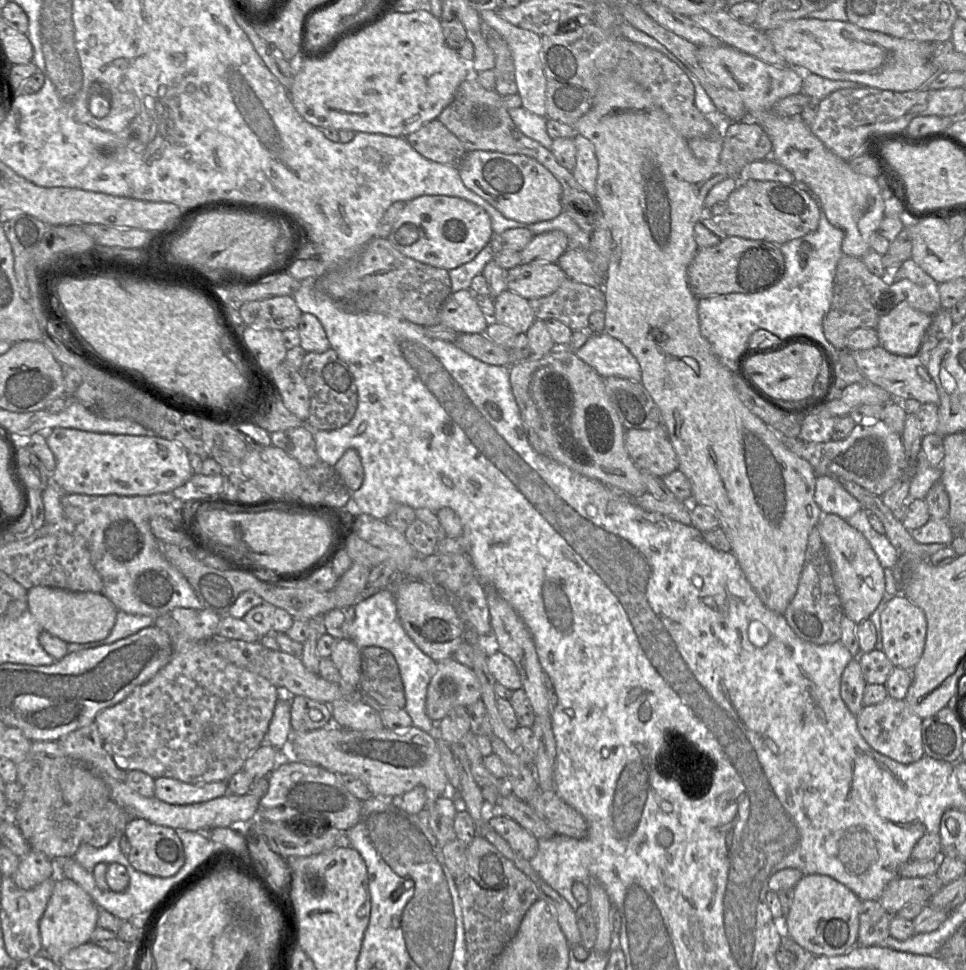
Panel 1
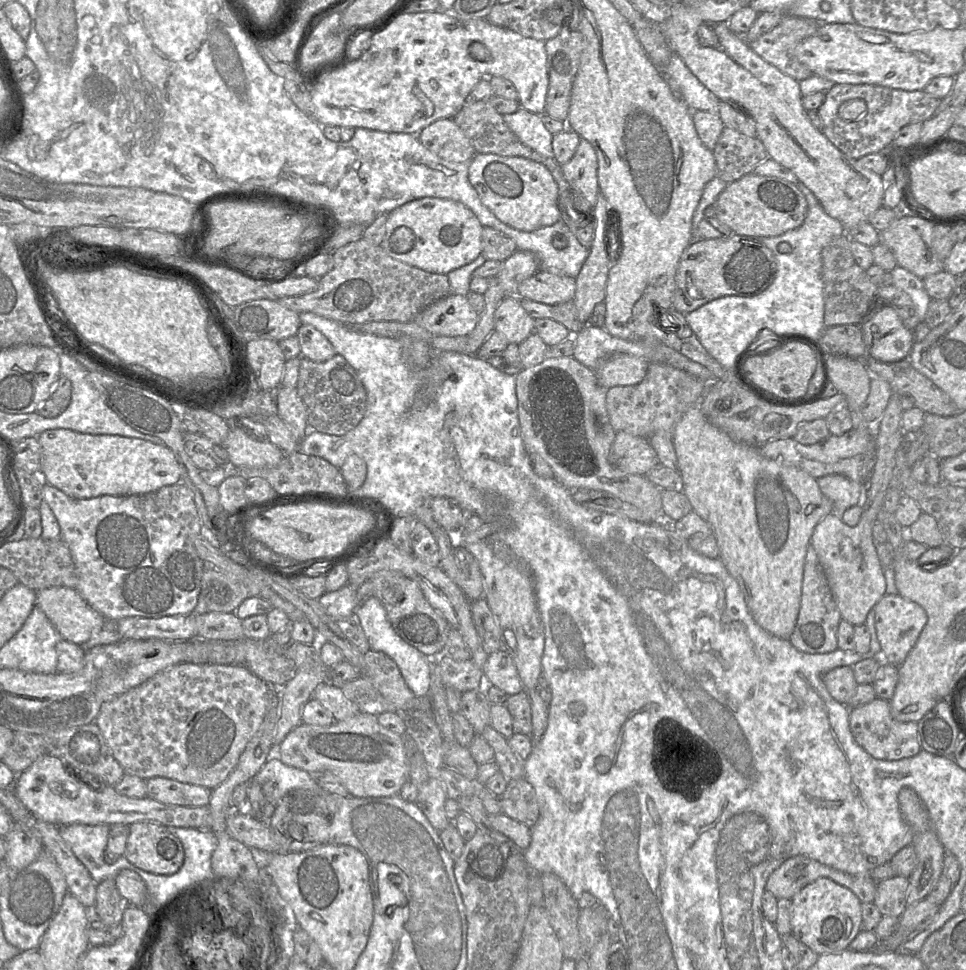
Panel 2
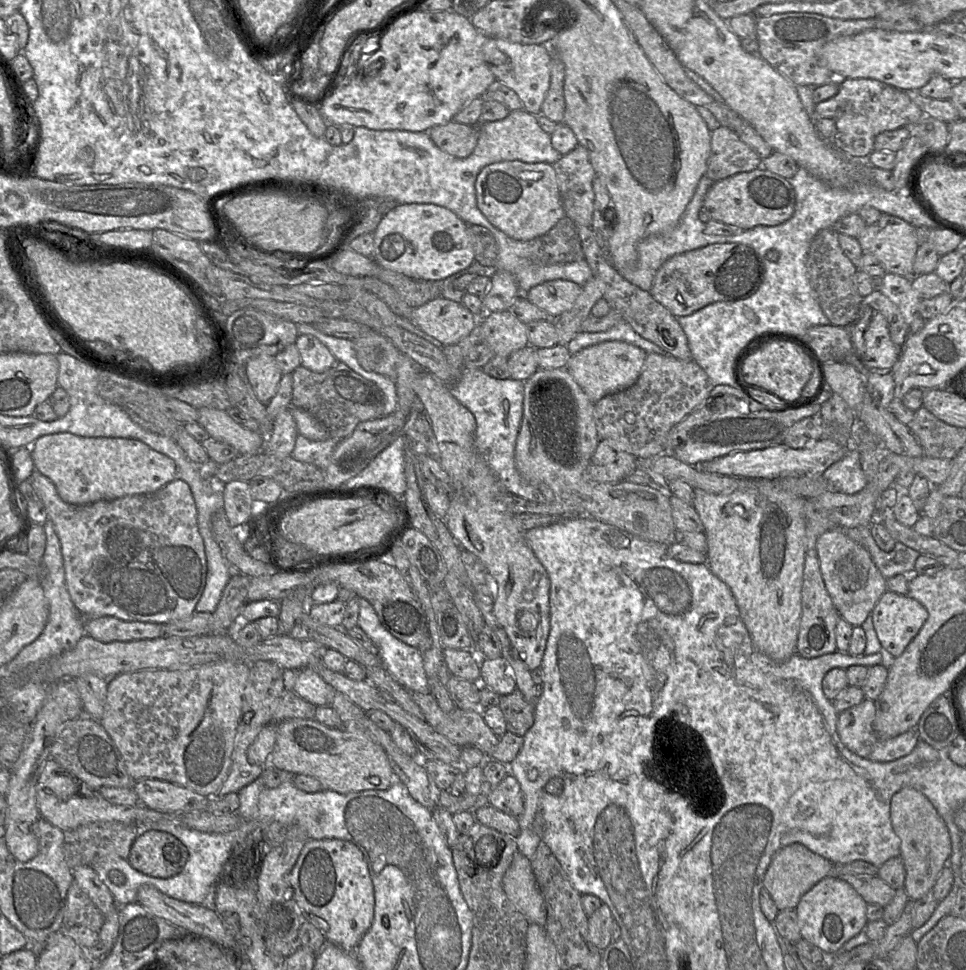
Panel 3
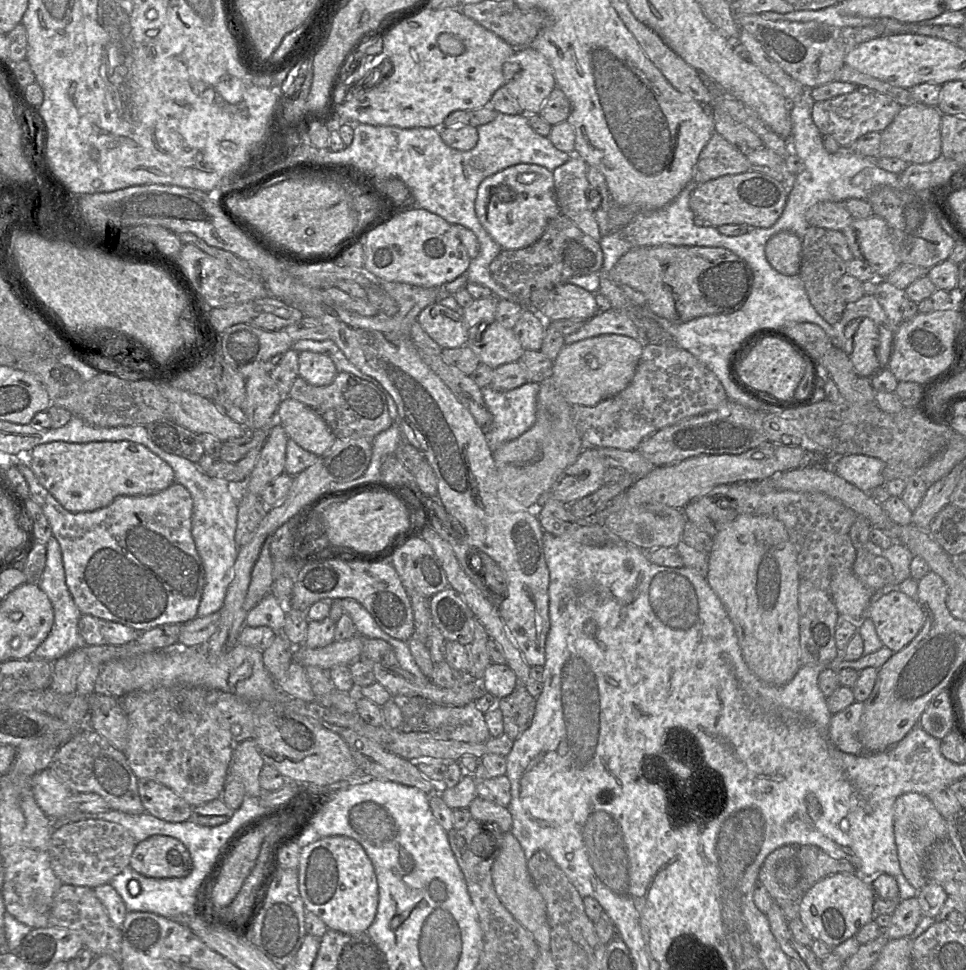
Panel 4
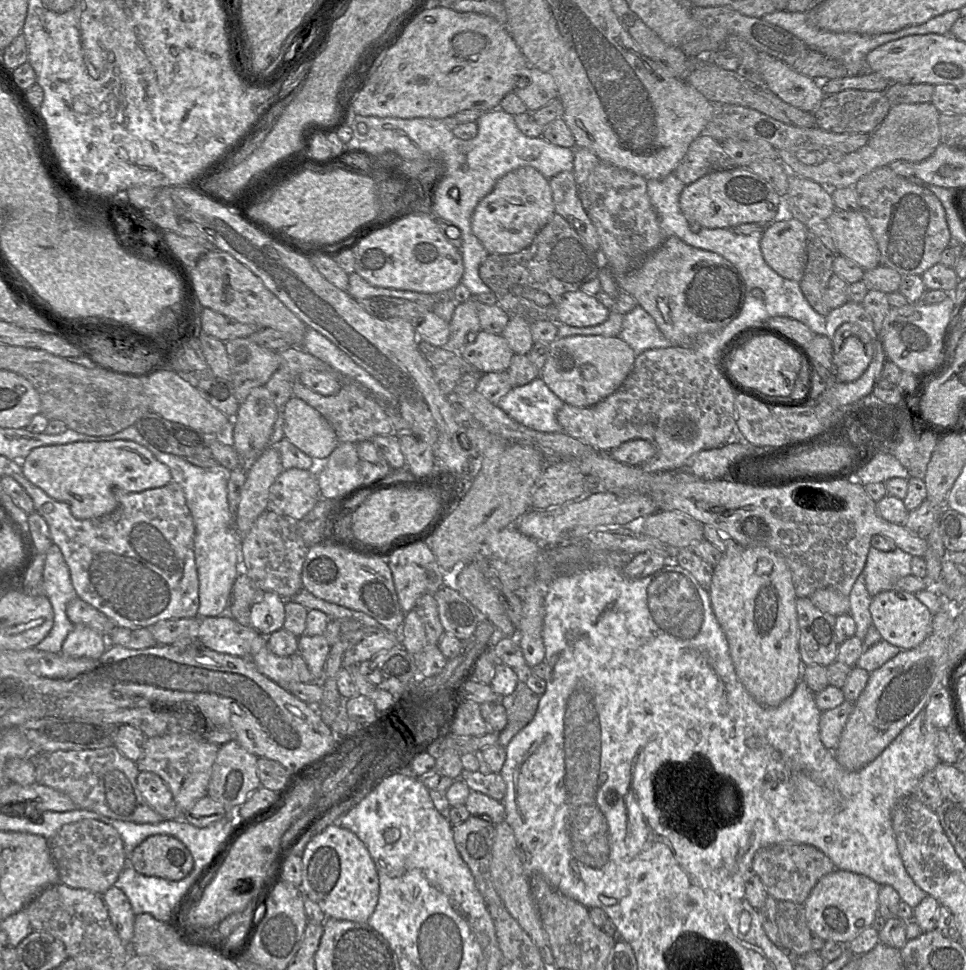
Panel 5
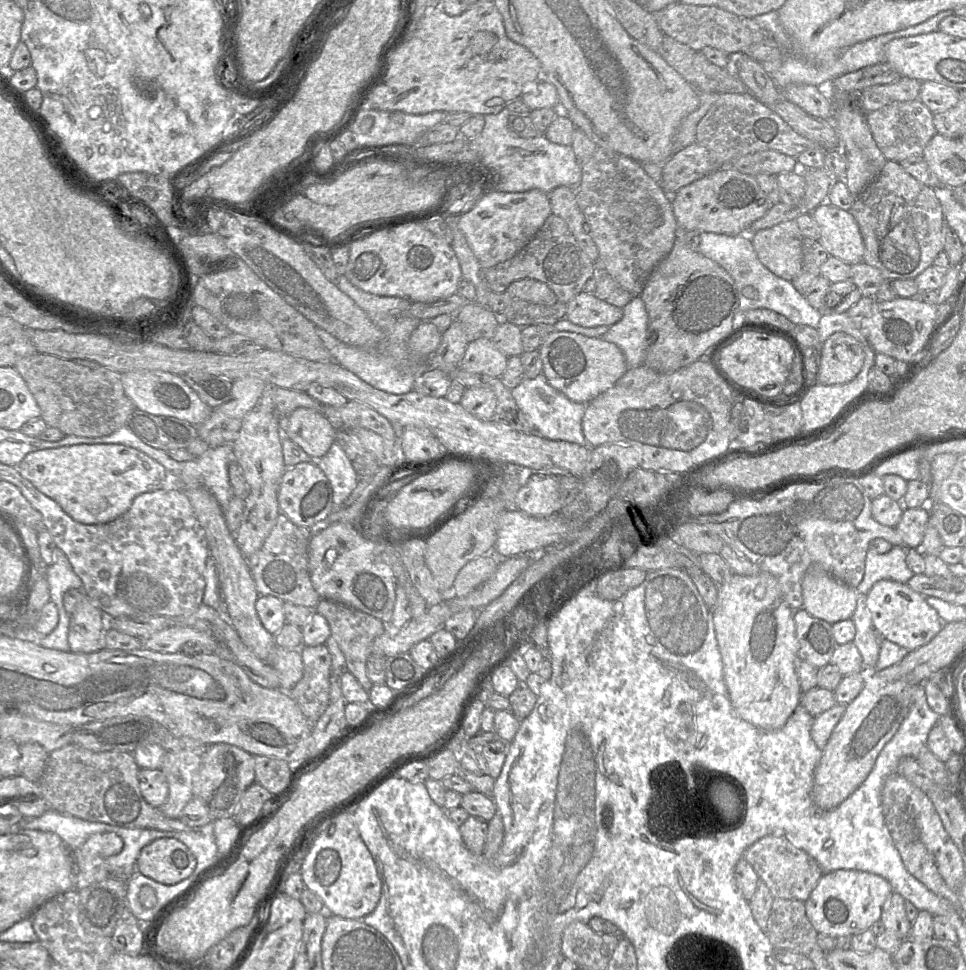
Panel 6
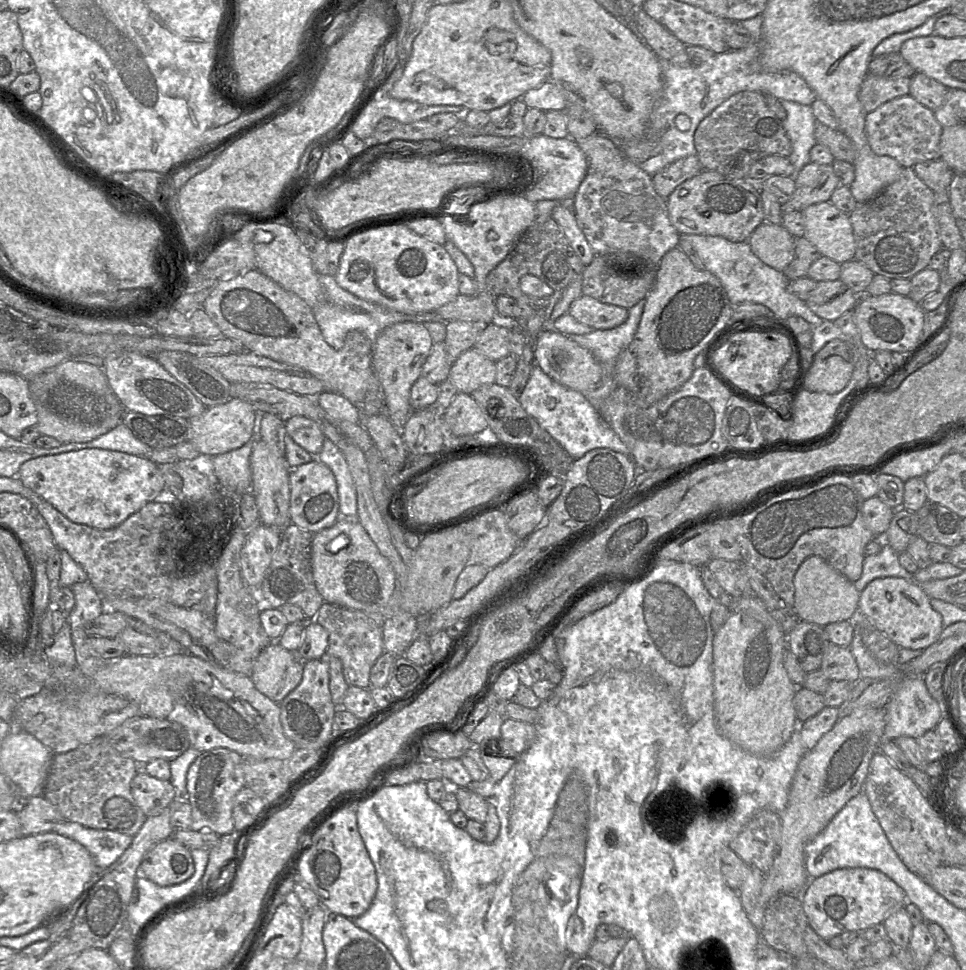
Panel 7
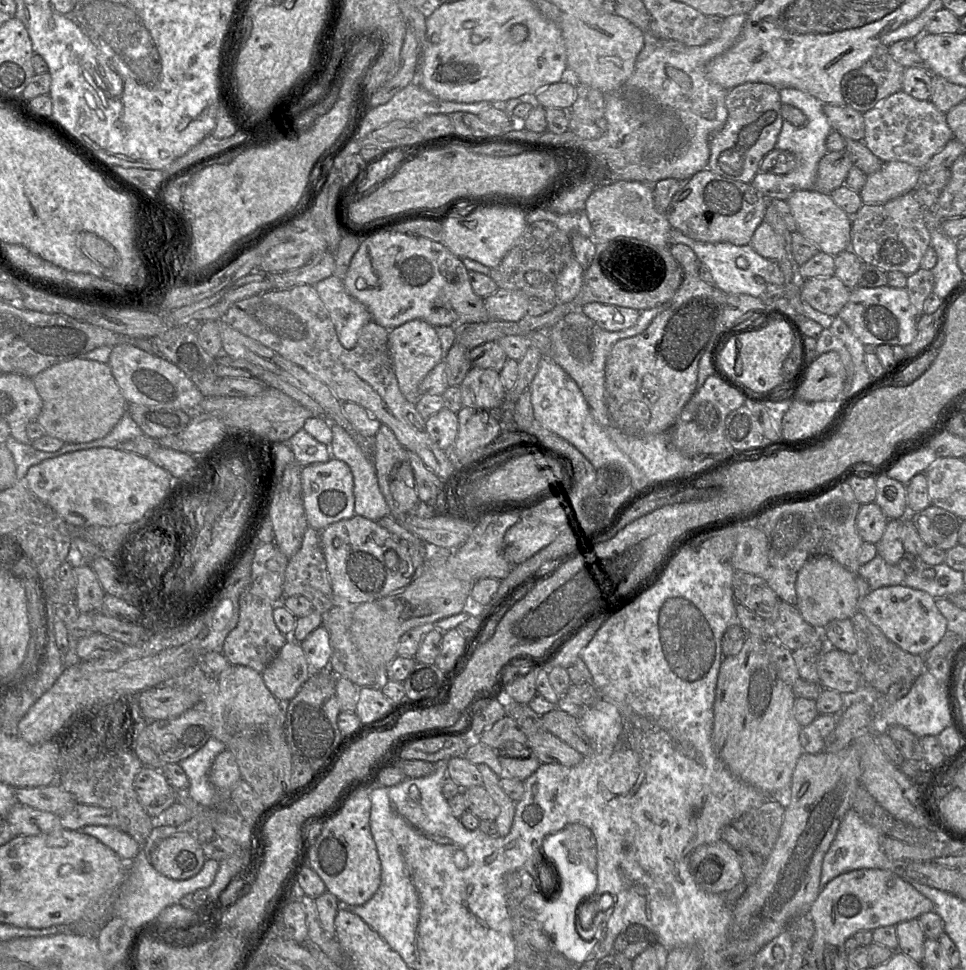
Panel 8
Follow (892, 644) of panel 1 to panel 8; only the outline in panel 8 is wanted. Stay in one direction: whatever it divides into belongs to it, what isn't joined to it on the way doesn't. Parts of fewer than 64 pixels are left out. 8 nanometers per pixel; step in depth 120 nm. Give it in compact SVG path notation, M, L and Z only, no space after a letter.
M903 584L870 591L859 601L858 611L878 627L887 639L910 654L925 655L948 634L947 621L937 609L935 598L925 591Z

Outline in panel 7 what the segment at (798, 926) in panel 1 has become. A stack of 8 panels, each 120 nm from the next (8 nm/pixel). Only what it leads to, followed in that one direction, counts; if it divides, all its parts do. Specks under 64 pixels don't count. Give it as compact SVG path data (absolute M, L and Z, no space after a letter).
M871 868L836 869L811 879L802 891L801 899L809 925L827 942L846 931L863 932L883 923L907 902L901 887L884 873Z

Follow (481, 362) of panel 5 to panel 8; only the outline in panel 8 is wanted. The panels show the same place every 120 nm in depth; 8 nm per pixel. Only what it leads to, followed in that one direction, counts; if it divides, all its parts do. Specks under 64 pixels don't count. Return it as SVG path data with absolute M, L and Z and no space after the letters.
M471 367L458 388L462 407L472 409L497 412L505 397L499 373L493 369Z

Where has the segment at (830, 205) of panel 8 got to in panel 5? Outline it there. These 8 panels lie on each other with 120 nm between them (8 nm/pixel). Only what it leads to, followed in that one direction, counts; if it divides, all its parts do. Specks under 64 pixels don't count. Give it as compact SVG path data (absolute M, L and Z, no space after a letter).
M835 210L826 220L837 252L856 262L864 270L880 265L880 252L863 214Z

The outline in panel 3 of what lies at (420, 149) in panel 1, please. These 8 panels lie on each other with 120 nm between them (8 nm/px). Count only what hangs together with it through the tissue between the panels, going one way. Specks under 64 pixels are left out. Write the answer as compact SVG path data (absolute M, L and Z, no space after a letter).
M450 121L432 127L428 134L434 144L442 151L456 158L466 158L478 142L478 128Z

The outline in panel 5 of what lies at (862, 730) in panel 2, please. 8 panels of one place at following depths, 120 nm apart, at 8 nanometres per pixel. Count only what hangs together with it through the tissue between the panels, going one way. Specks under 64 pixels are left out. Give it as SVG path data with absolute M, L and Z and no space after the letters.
M844 701L836 708L821 713L819 734L821 742L826 748L833 751L836 749L841 733L853 708L853 702Z

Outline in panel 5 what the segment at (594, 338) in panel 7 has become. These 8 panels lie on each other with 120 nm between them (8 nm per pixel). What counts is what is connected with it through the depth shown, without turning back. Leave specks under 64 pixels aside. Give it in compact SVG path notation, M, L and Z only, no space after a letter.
M639 305L624 314L618 337L624 340L636 355L650 349L673 346L661 333L654 319Z

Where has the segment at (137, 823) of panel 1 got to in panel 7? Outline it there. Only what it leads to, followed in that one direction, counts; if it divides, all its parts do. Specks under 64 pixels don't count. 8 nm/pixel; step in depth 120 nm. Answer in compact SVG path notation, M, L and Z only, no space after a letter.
M171 836L145 854L139 871L158 886L173 886L186 881L194 873L194 862L190 849Z

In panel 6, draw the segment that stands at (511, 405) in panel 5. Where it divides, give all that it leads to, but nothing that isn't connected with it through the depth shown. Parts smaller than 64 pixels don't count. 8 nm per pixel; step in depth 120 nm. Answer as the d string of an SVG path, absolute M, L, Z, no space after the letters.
M542 373L533 379L524 379L520 385L511 389L511 394L539 435L554 441L566 441L589 447L582 432L582 418L587 404L567 398L551 386Z

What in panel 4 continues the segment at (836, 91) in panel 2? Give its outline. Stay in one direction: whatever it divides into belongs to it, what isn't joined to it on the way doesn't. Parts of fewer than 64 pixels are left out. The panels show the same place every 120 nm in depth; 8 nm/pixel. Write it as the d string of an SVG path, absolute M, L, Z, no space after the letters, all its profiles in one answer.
M858 86L853 92L834 98L814 102L812 119L820 132L833 137L841 148L849 147L861 136L869 132L886 129L902 106L891 97L868 87Z

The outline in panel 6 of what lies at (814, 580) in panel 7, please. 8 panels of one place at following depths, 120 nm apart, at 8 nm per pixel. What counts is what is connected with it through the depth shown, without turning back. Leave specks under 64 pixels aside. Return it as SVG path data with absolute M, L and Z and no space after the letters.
M811 565L802 579L803 605L811 616L830 624L851 619L857 590L838 581L819 565Z

